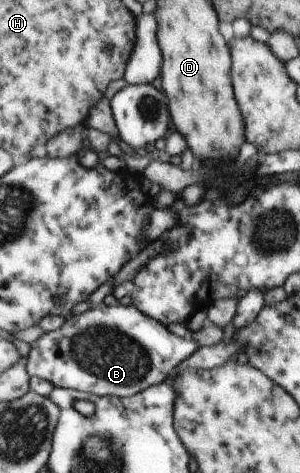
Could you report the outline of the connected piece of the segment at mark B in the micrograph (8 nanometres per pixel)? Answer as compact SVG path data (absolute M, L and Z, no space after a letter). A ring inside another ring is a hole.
M101 302L80 314L70 314L59 328L43 333L32 341L26 354L25 368L29 379L37 376L41 380L49 380L53 387L75 389L98 397L128 397L167 381L173 368L192 355L198 346L188 334L182 338L175 336L167 331L166 326L145 316L132 304L121 306L117 302L114 306L106 306Z

